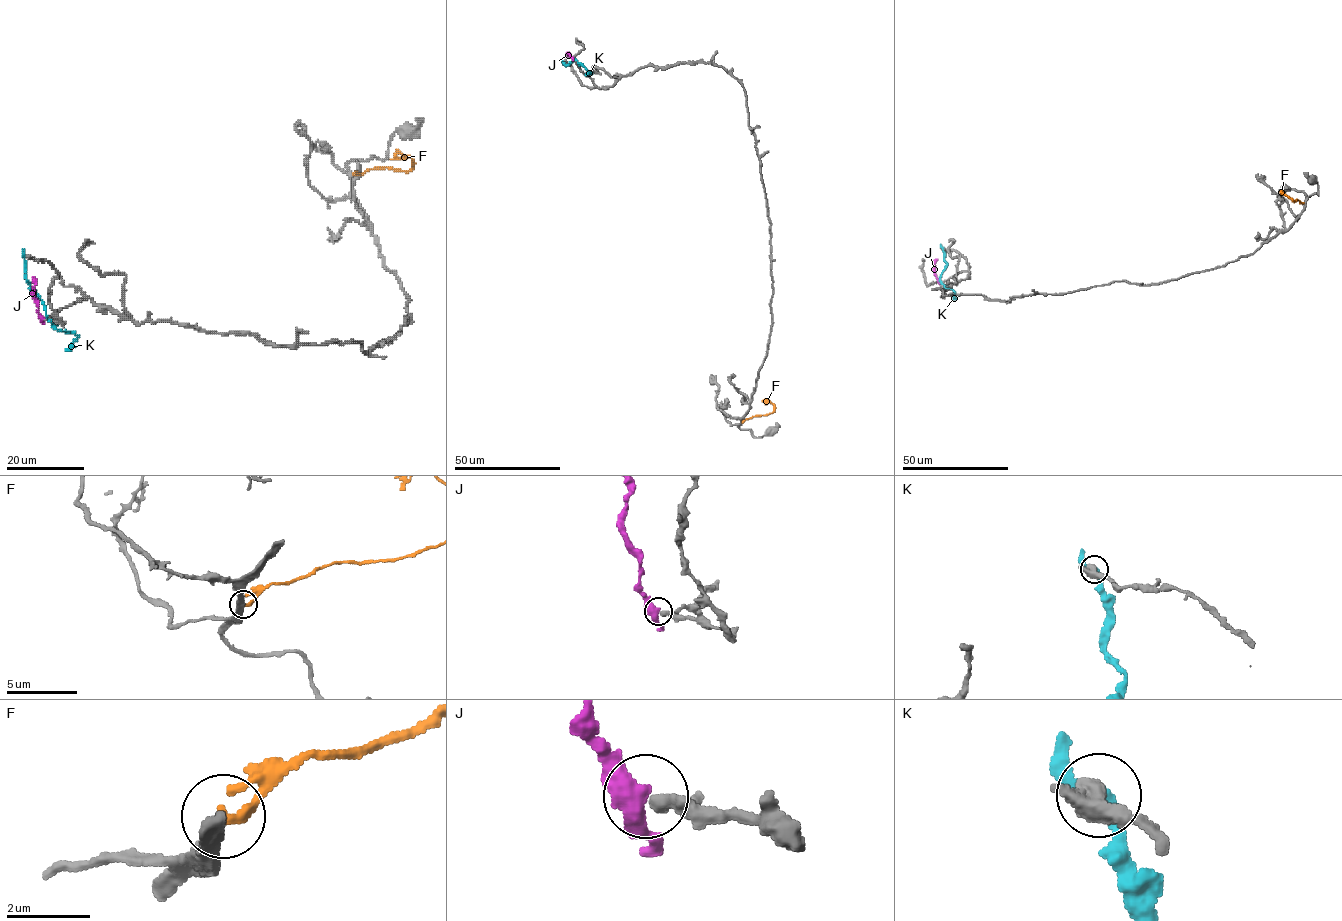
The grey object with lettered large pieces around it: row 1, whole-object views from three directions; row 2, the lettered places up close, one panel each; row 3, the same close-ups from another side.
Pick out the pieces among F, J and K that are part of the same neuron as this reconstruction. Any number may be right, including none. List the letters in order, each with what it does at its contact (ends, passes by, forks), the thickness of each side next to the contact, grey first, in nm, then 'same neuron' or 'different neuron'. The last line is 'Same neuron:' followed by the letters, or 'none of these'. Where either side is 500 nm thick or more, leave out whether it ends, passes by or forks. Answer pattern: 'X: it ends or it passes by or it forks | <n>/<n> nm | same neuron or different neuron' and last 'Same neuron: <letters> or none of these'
F: it ends | 170/240 nm | same neuron
J: it passes by | 300/440 nm | different neuron
K: 500/360 nm | different neuron
Same neuron: F

